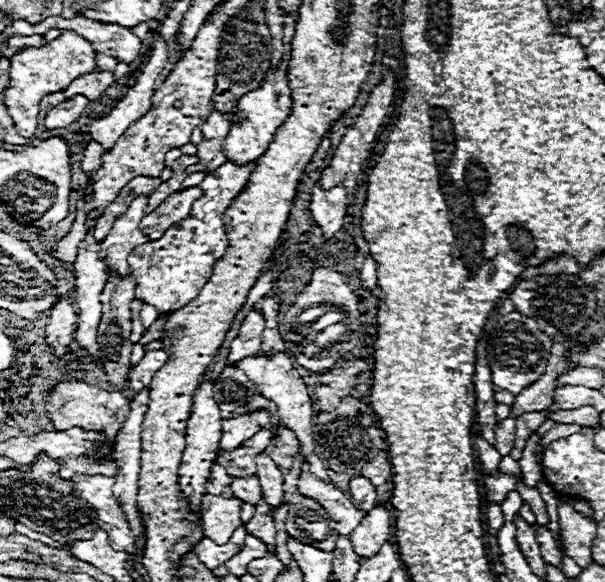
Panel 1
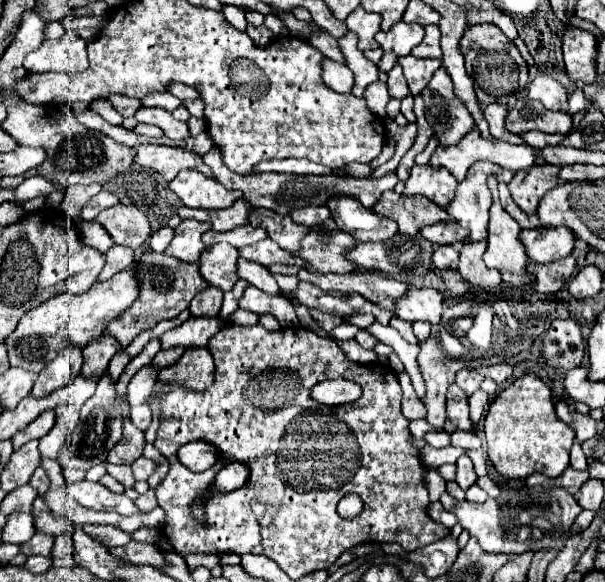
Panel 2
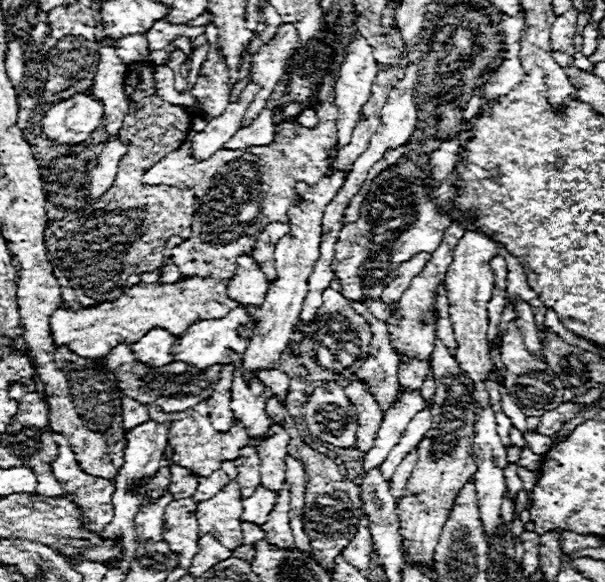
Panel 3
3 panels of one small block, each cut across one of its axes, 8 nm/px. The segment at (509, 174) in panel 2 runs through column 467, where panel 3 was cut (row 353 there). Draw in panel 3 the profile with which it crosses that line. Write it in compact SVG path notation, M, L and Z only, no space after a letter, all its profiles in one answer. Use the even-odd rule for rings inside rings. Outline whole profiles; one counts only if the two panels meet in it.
M244 306L234 308L232 312L228 312L228 316L224 318L212 318L212 320L200 320L196 324L192 324L192 328L188 328L182 338L178 340L178 344L174 346L174 360L182 360L186 364L194 364L198 368L208 368L214 364L230 364L230 356L226 356L226 348L234 350L238 354L244 354L250 336L246 334L246 330L252 330L254 320L250 318L250 314L246 312Z

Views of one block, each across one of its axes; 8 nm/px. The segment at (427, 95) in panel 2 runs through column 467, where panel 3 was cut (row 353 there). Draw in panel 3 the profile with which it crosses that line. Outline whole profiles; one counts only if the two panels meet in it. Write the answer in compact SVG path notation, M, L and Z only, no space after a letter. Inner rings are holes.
M118 344L98 364L100 364L100 368L104 368L116 376L116 384L124 396L128 396L140 404L154 404L154 406L162 408L164 412L182 412L182 410L192 408L198 402L208 400L214 392L218 372L222 368L222 366L212 366L212 368L200 370L196 366L186 366L180 362L172 362L164 368L148 368L146 364L140 364L134 358L134 352L130 350L128 344Z

